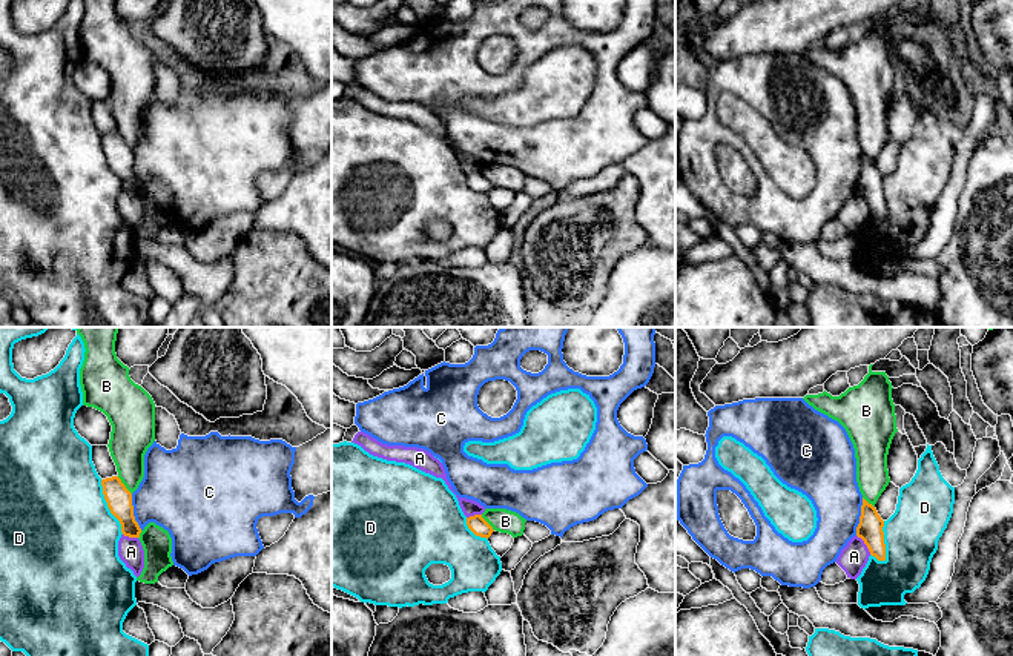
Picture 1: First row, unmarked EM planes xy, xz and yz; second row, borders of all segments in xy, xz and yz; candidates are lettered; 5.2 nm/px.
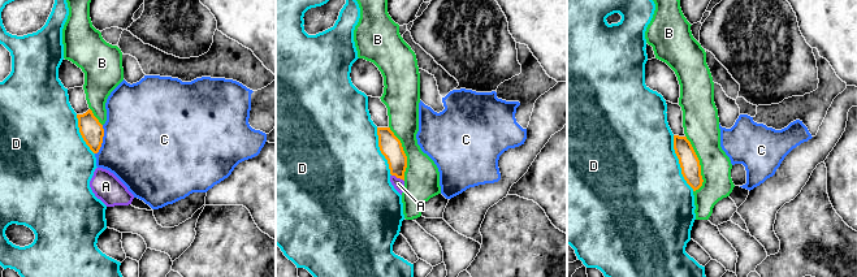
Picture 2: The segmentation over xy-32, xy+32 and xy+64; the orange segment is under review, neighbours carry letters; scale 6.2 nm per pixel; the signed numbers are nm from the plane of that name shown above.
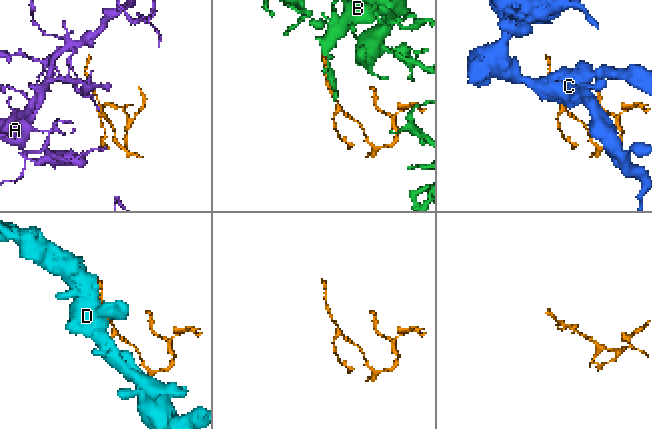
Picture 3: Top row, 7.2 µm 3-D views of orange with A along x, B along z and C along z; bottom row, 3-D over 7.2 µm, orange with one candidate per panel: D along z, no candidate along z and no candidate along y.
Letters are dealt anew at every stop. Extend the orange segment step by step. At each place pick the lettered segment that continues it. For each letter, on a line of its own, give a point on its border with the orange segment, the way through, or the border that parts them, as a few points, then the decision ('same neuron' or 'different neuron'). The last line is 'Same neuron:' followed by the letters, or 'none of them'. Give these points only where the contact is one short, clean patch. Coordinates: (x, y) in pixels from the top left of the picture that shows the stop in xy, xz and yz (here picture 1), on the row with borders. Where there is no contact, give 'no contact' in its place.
A: contact yz (864, 543); border yz (857, 535), (871, 553); different neuron
B: contact xy (125, 486); different neuron
C: contact yz (860, 516); different neuron
D: contact xy (108, 506); different neuron
Same neuron: none of them

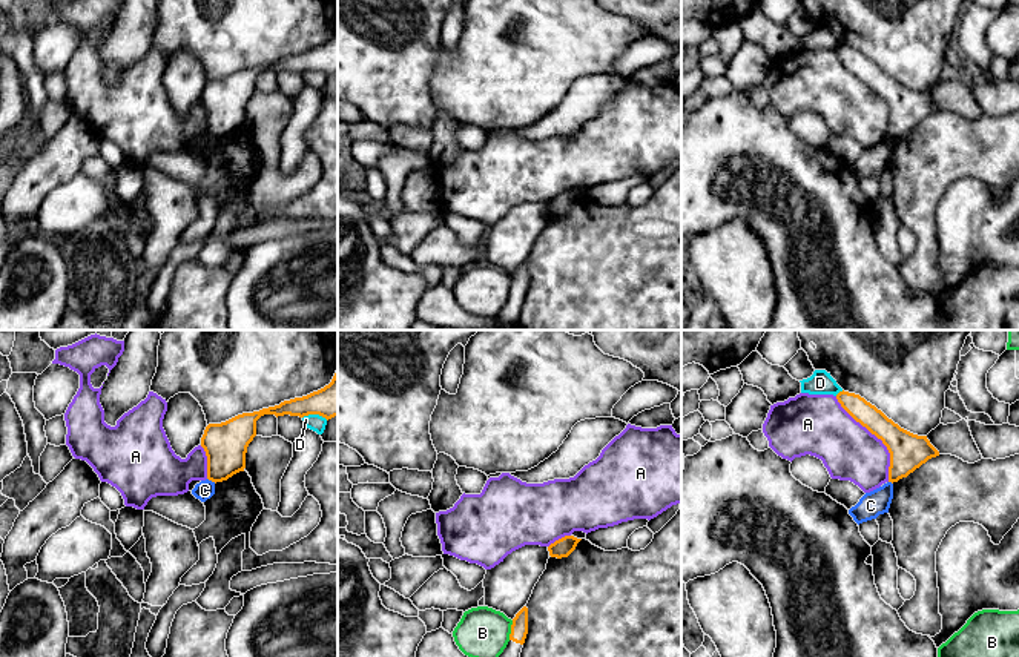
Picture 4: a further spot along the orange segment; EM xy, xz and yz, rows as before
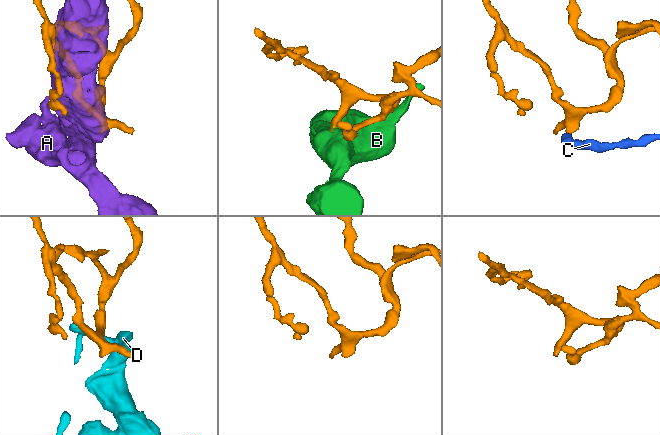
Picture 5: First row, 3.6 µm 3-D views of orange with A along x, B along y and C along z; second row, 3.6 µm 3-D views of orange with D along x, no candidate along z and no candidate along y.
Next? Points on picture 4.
A: contact yz (877, 436); different neuron
B: contact xz (511, 630); border xz (513, 620), (508, 639); different neuron
C: contact xy (212, 481); border xy (207, 478), (215, 482); different neuron
D: contact yz (840, 392); different neuron
Same neuron: none of them

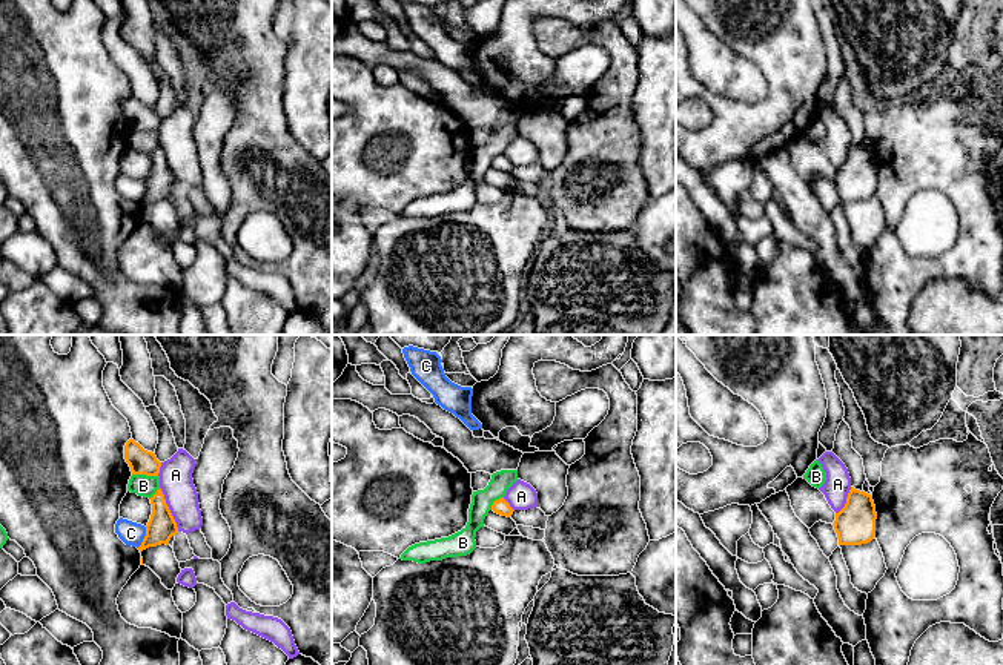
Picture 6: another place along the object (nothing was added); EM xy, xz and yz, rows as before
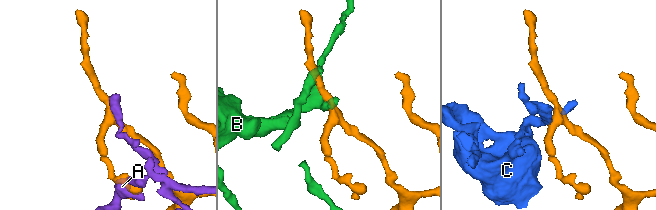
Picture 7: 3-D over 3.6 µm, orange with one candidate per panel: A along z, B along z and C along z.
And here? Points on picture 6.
A: contact xy (168, 509); different neuron
B: contact xy (145, 473); border xy (132, 473), (157, 476); different neuron
C: contact xy (145, 538); border xy (146, 527), (146, 535), (137, 547); different neuron
Same neuron: none of them

